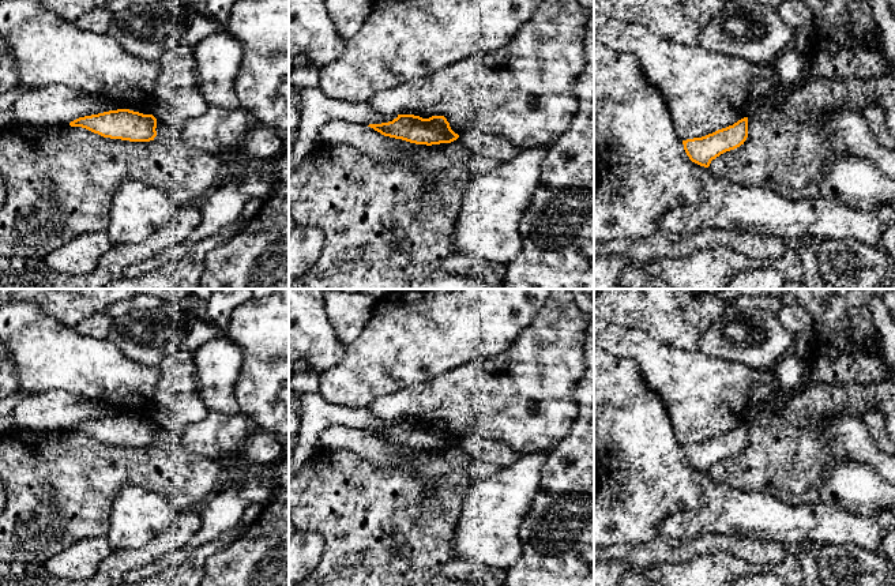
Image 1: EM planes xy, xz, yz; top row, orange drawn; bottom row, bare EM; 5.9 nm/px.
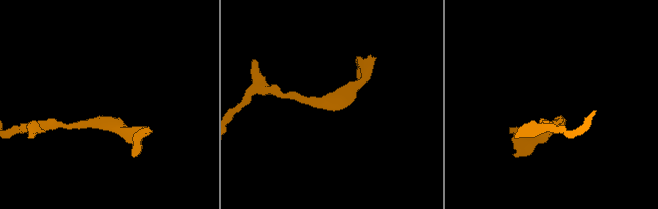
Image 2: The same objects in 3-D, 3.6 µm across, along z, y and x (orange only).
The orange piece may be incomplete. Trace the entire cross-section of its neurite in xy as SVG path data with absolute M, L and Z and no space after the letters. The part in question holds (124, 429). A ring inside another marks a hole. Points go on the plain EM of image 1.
M129 414L109 416L98 420L79 422L69 428L104 443L129 447L150 447L157 442L157 424Z

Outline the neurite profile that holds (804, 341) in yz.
M812 328L796 334L794 346L790 353L798 358L809 360L815 346L815 333Z

